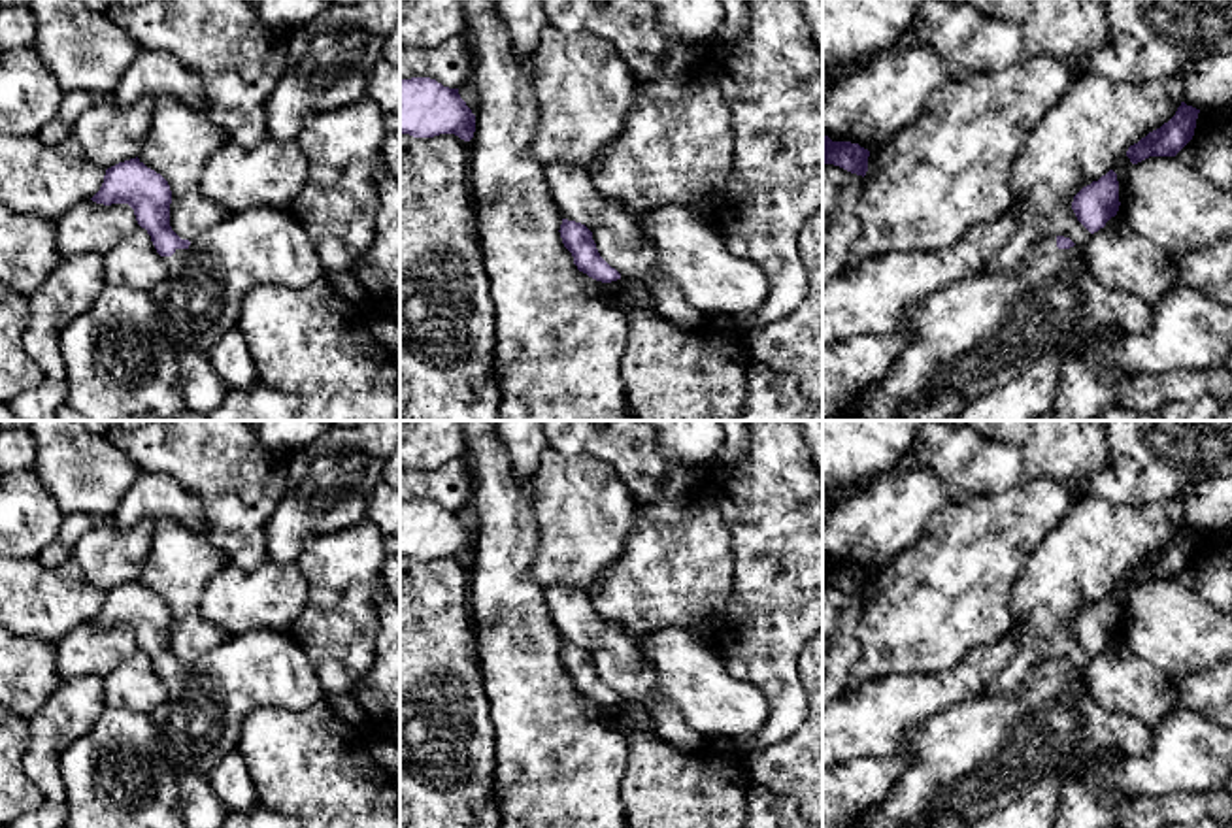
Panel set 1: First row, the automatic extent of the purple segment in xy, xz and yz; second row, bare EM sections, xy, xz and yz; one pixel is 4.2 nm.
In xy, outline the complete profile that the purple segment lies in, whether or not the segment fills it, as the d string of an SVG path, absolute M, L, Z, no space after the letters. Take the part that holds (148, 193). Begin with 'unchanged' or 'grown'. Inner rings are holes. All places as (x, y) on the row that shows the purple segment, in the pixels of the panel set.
grown; M138 157L106 170L96 204L128 204L166 264L166 275L151 289L158 332L181 351L209 355L221 336L240 321L241 302L251 285L274 283L302 289L325 277L319 257L291 209L247 207L194 240L181 240L170 226L172 190L168 181Z

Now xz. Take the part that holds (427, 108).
unchanged; M400 77L400 134L413 138L455 134L470 141L474 132L475 115L458 89L443 87L430 77Z

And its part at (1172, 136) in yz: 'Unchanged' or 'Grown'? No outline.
Unchanged

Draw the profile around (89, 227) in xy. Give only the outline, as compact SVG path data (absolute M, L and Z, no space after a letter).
M81 202L57 221L57 249L62 258L83 253L106 255L138 226L128 204Z

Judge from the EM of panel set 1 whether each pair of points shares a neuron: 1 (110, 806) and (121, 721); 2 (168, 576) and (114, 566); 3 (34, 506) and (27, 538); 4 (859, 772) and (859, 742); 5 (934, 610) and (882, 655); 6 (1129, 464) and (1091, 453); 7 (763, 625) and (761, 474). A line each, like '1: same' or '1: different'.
1: same
2: different
3: same
4: different
5: same
6: different
7: same

